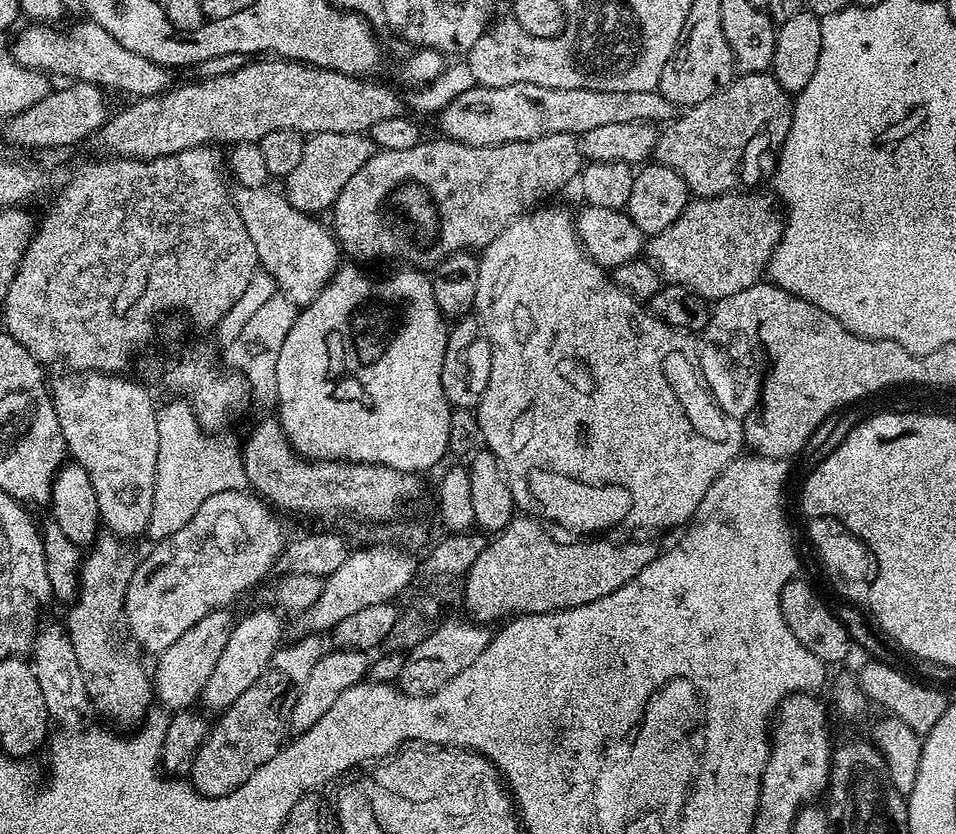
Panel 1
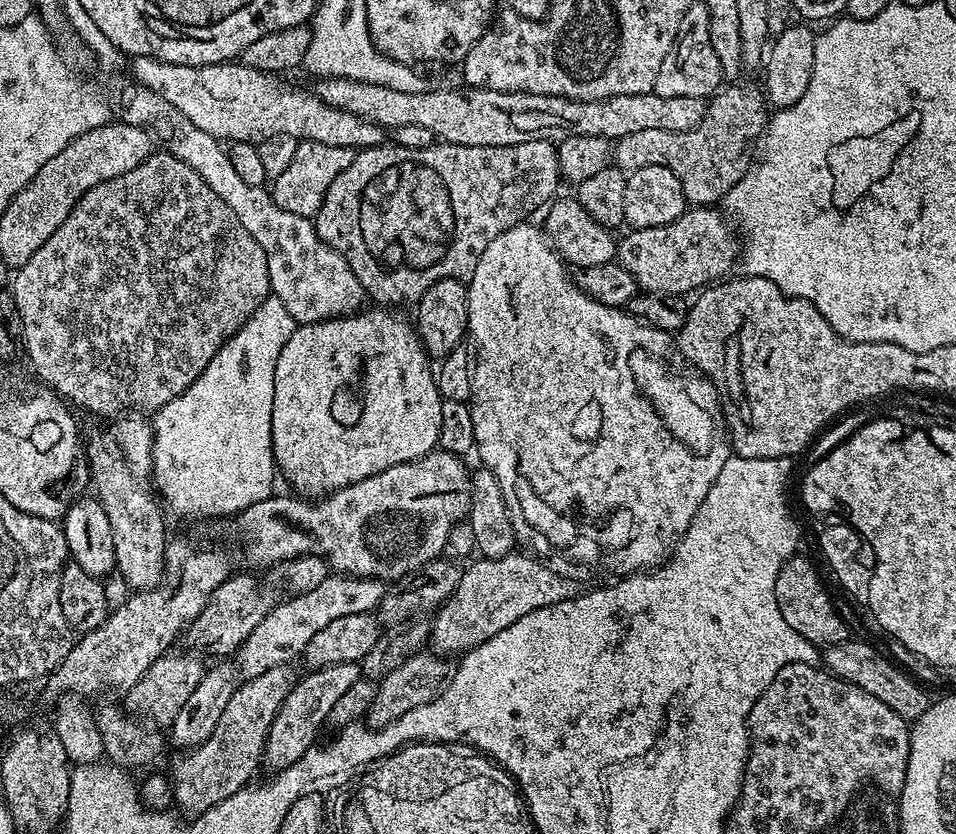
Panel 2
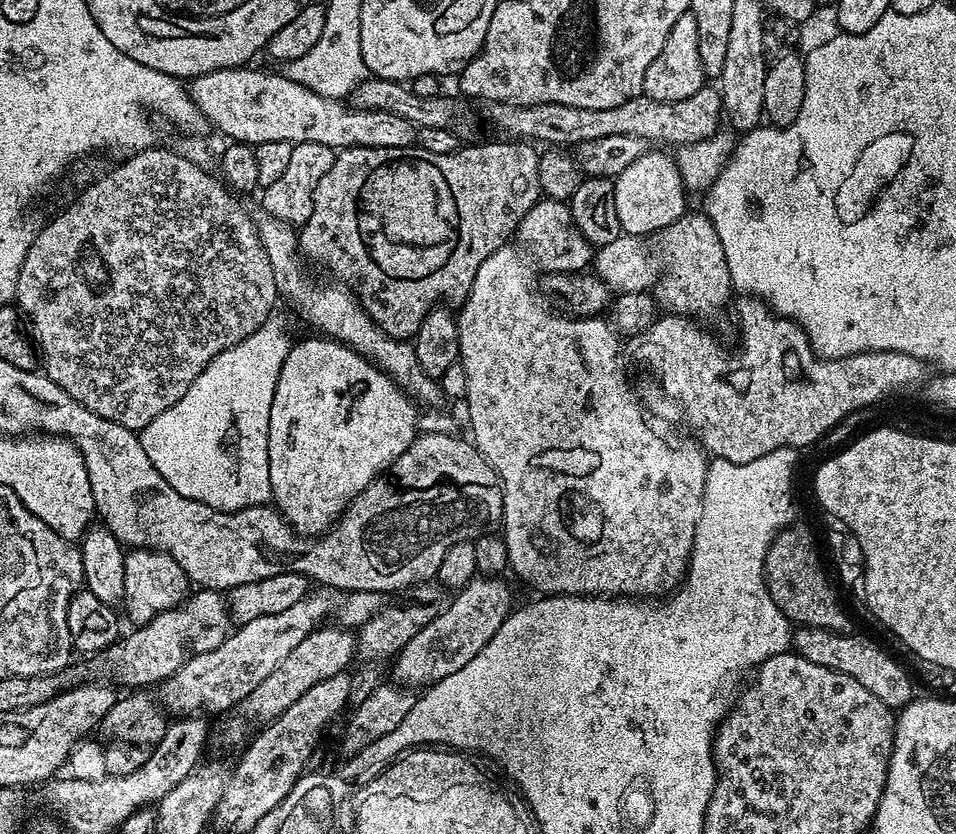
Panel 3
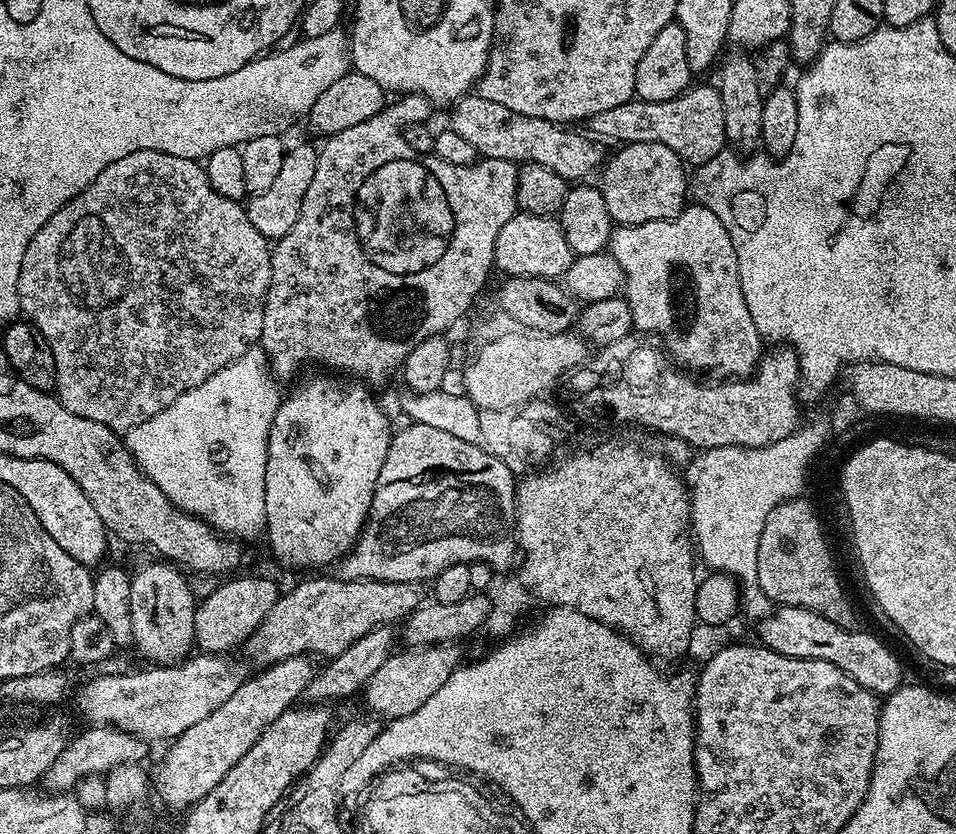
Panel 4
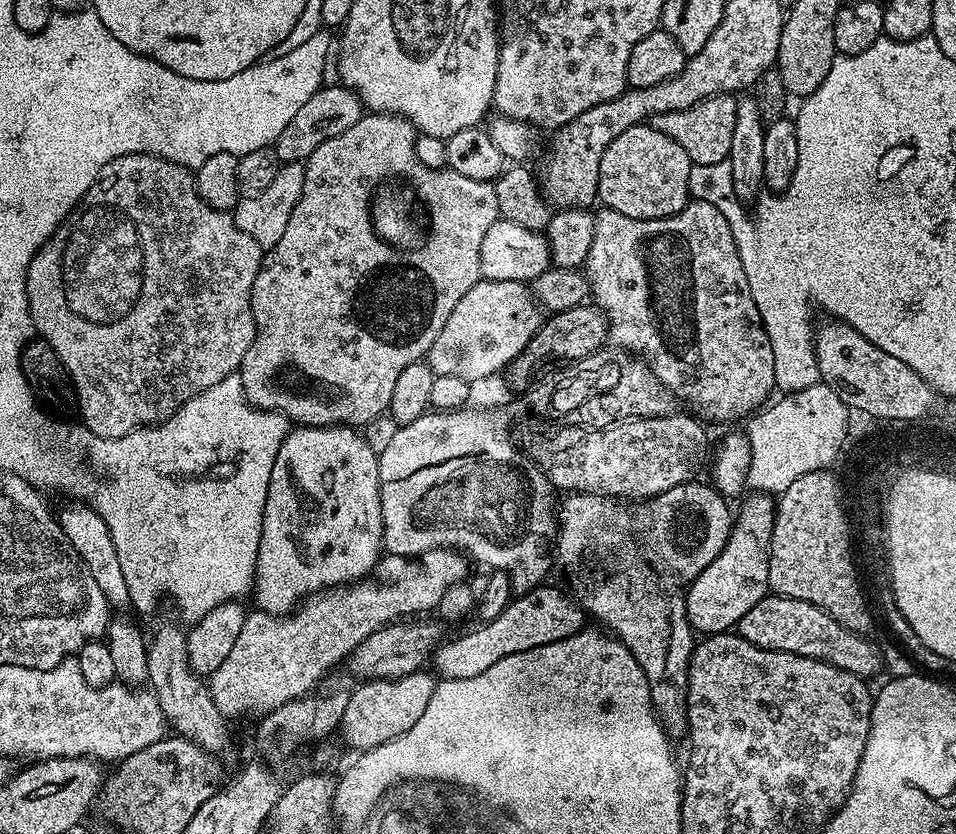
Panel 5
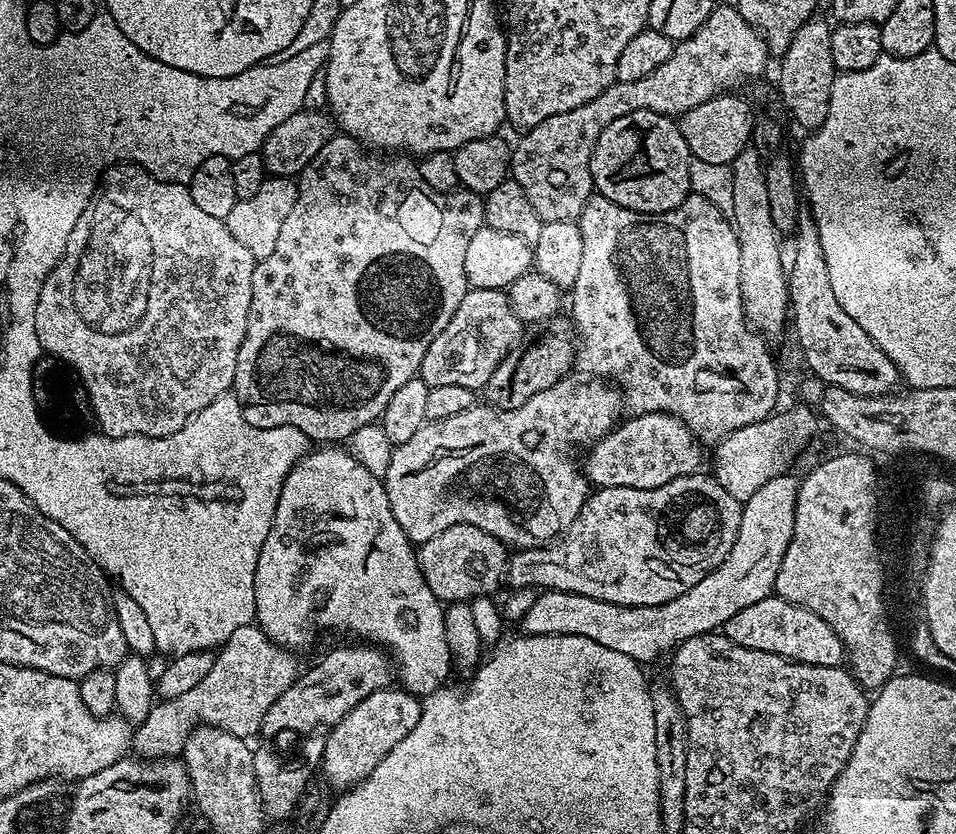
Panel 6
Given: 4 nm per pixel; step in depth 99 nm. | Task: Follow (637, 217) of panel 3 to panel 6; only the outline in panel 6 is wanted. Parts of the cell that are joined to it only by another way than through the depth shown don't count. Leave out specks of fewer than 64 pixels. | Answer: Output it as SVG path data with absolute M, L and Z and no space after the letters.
M634 110L600 132L590 158L592 187L599 195L635 212L669 212L690 194L690 153L673 117Z

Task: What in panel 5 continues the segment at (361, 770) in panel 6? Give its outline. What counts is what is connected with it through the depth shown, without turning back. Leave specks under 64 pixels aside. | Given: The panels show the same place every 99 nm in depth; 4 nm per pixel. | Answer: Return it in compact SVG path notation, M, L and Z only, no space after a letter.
M428 670L411 672L393 680L366 680L357 683L352 689L346 714L342 714L340 728L343 743L349 749L367 750L406 734L406 730L410 730L410 726L422 718L422 710L426 710L426 705L430 703L430 694L434 694L437 683L437 677Z

